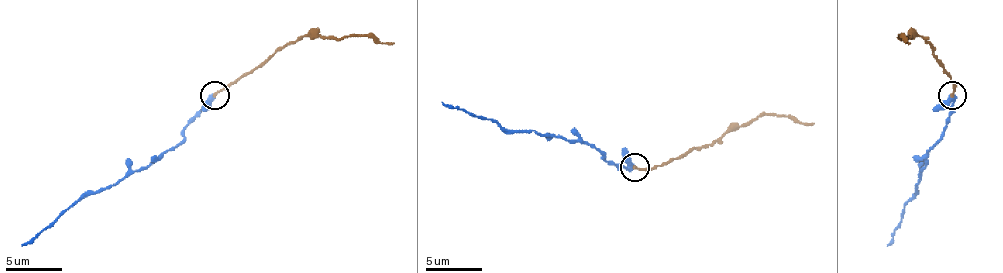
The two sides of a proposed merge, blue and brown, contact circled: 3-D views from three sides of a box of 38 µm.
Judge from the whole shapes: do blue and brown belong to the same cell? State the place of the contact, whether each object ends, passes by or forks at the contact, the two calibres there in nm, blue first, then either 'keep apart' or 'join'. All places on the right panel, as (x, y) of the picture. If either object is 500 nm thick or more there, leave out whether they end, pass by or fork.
place (952, 95); blue passes by; brown ends; calibres 320 and 170 nm; keep apart

